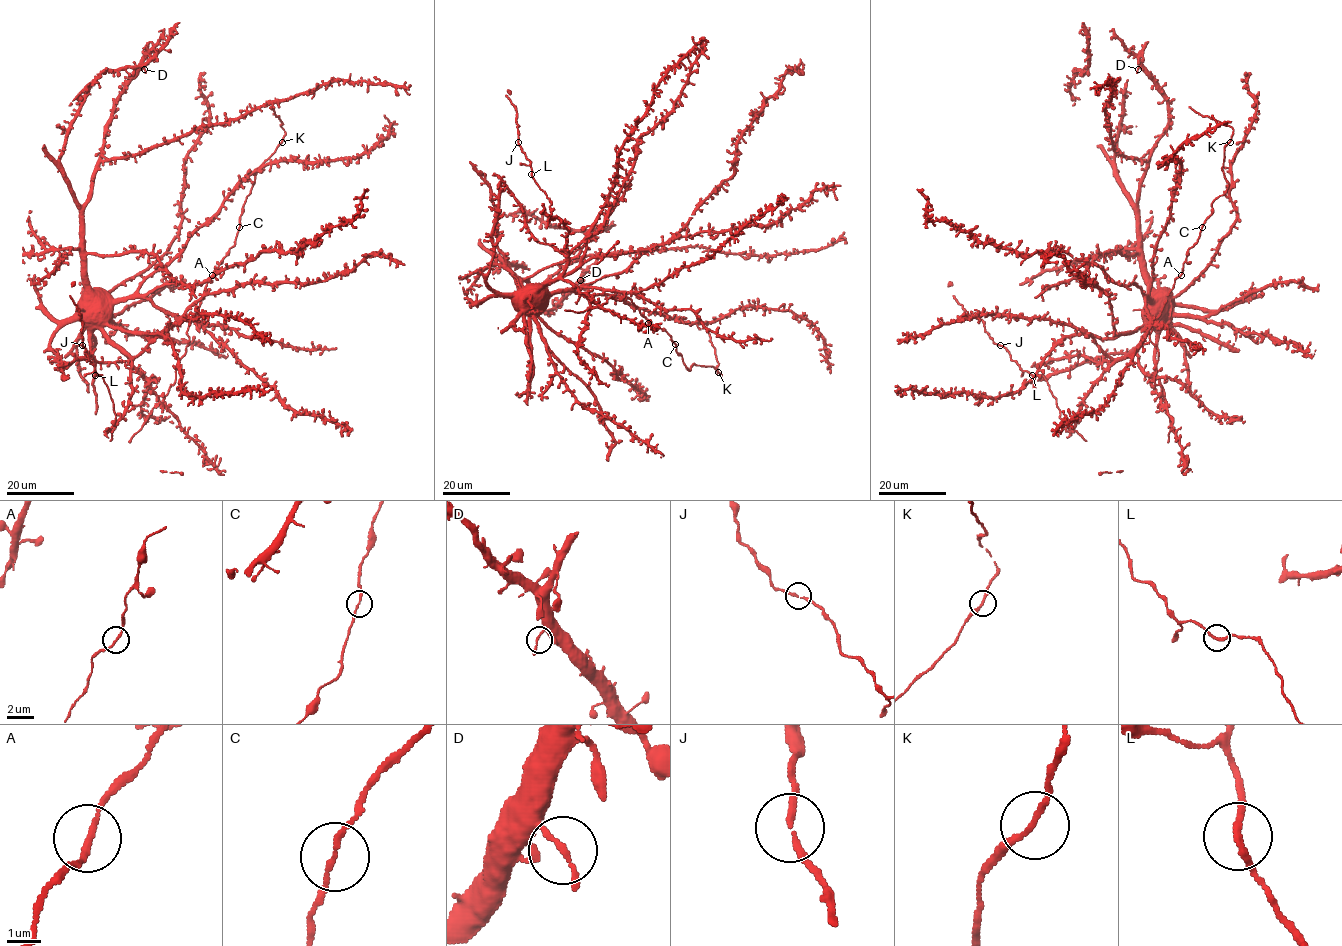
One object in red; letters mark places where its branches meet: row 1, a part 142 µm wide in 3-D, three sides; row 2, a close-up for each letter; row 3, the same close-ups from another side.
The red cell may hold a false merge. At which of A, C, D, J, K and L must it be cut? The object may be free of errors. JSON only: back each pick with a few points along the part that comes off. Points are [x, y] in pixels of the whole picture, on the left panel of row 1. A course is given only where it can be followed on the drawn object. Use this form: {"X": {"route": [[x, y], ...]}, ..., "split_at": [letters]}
{"split_at": []}

